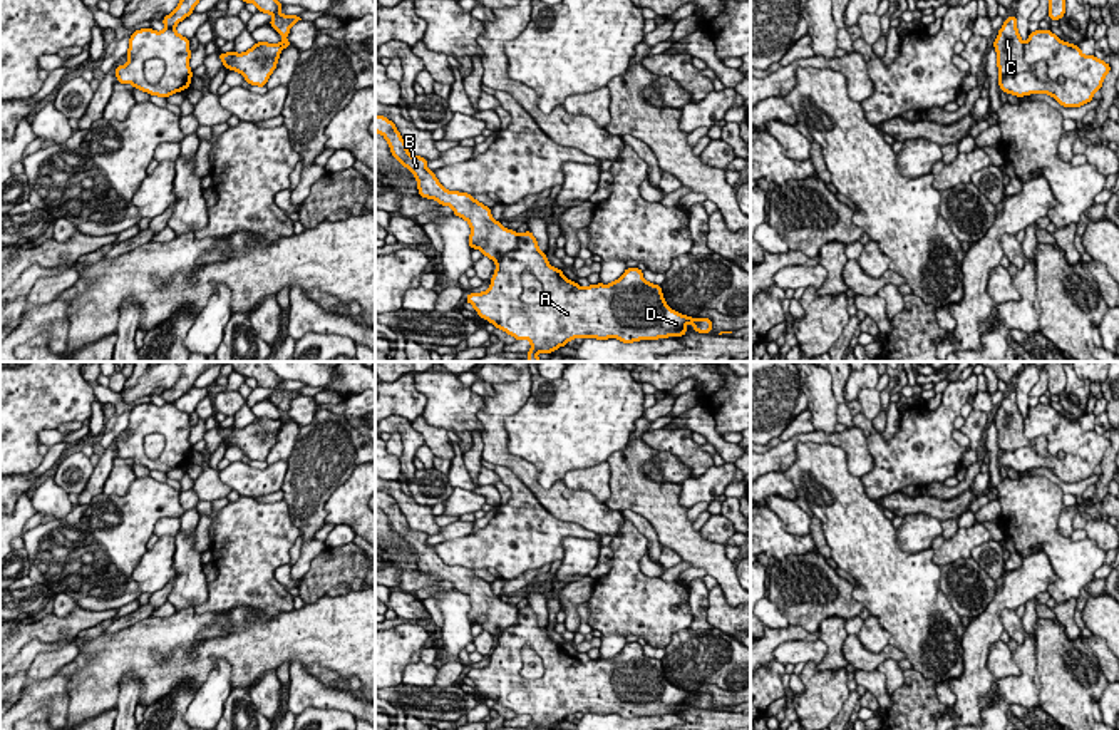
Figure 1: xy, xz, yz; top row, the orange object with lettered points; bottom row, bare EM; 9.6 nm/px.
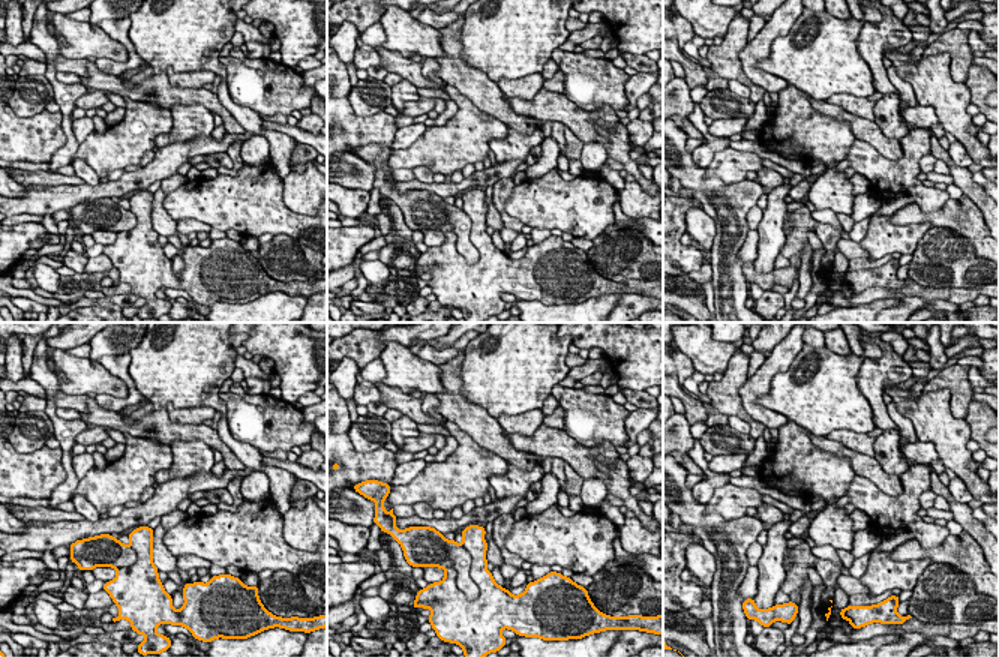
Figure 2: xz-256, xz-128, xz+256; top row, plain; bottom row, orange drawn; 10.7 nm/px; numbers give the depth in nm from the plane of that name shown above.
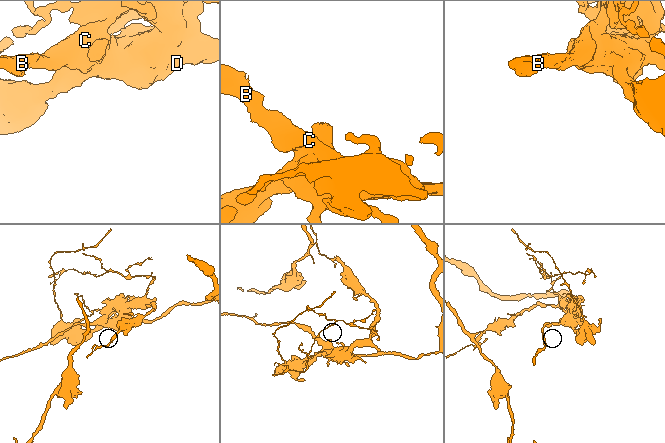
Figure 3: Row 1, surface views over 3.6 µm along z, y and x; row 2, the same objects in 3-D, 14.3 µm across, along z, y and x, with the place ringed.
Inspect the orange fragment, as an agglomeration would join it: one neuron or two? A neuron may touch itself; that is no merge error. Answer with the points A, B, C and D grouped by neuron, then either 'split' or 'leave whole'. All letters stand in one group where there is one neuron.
groups A B C D; leave whole

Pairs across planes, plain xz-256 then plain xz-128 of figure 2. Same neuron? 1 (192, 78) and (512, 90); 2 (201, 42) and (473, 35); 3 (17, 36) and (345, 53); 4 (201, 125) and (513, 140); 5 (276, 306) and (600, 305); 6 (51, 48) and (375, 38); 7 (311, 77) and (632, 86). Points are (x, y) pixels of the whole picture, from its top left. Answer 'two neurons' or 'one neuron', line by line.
1: one neuron
2: one neuron
3: one neuron
4: one neuron
5: one neuron
6: one neuron
7: one neuron

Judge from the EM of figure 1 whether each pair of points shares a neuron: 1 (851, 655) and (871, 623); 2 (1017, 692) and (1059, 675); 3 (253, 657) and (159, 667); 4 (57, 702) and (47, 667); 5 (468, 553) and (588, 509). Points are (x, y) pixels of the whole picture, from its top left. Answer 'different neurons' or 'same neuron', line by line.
1: different neurons
2: different neurons
3: same neuron
4: different neurons
5: different neurons

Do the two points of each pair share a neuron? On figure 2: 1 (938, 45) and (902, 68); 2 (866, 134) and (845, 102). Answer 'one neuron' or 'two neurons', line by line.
1: two neurons
2: two neurons

